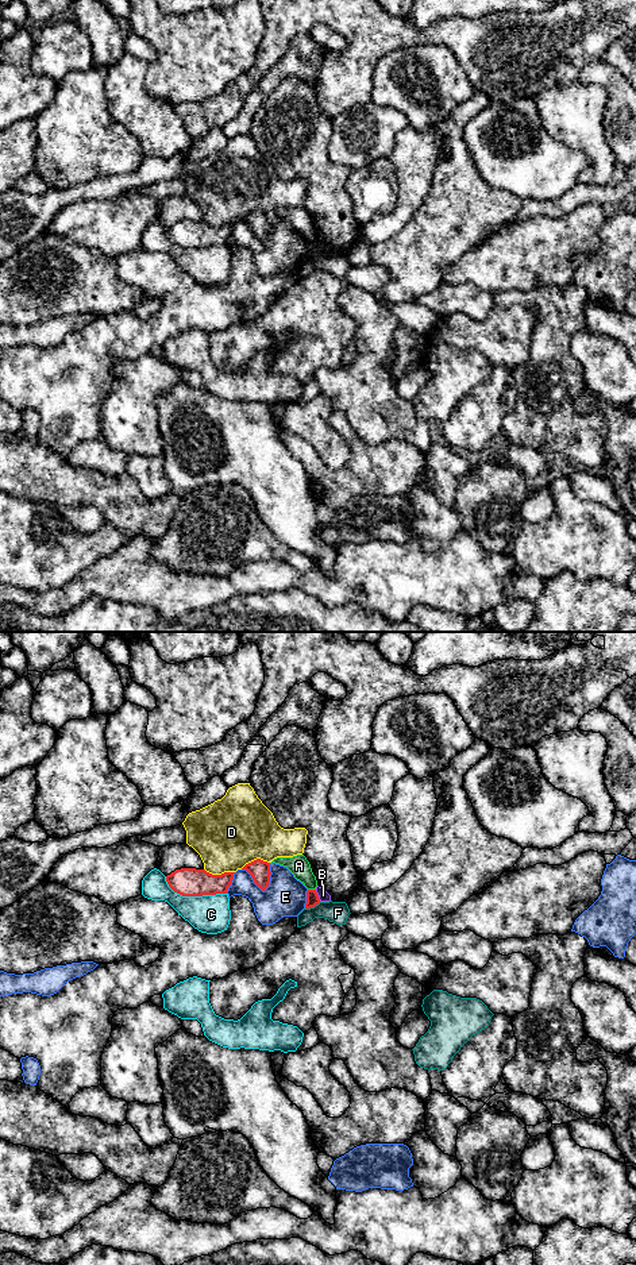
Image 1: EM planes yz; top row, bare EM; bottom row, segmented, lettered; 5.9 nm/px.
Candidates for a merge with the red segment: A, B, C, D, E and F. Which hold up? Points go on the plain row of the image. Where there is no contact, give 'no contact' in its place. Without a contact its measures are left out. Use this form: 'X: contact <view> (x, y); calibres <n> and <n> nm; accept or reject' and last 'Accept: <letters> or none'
A: contact yz (312, 242); calibres 80 and 120 nm; reject
B: contact yz (318, 247); calibres 80 and 60 nm; reject
C: contact yz (193, 247); calibres 180 and 240 nm; reject
D: contact yz (219, 227); calibres 180 and 420 nm; reject
E: contact yz (254, 234); calibres 120 and 240 nm; reject
F: contact yz (312, 258); calibres 80 and 130 nm; reject
Accept: none

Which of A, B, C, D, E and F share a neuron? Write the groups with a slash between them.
A / B / C / D E / F

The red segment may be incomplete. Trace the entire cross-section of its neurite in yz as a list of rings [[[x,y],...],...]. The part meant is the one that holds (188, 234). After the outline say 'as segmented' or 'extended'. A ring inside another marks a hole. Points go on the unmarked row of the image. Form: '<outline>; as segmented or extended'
[[[181,220],[166,228],[169,239],[182,248],[227,246],[235,224],[212,227],[205,221]]]; as segmented

